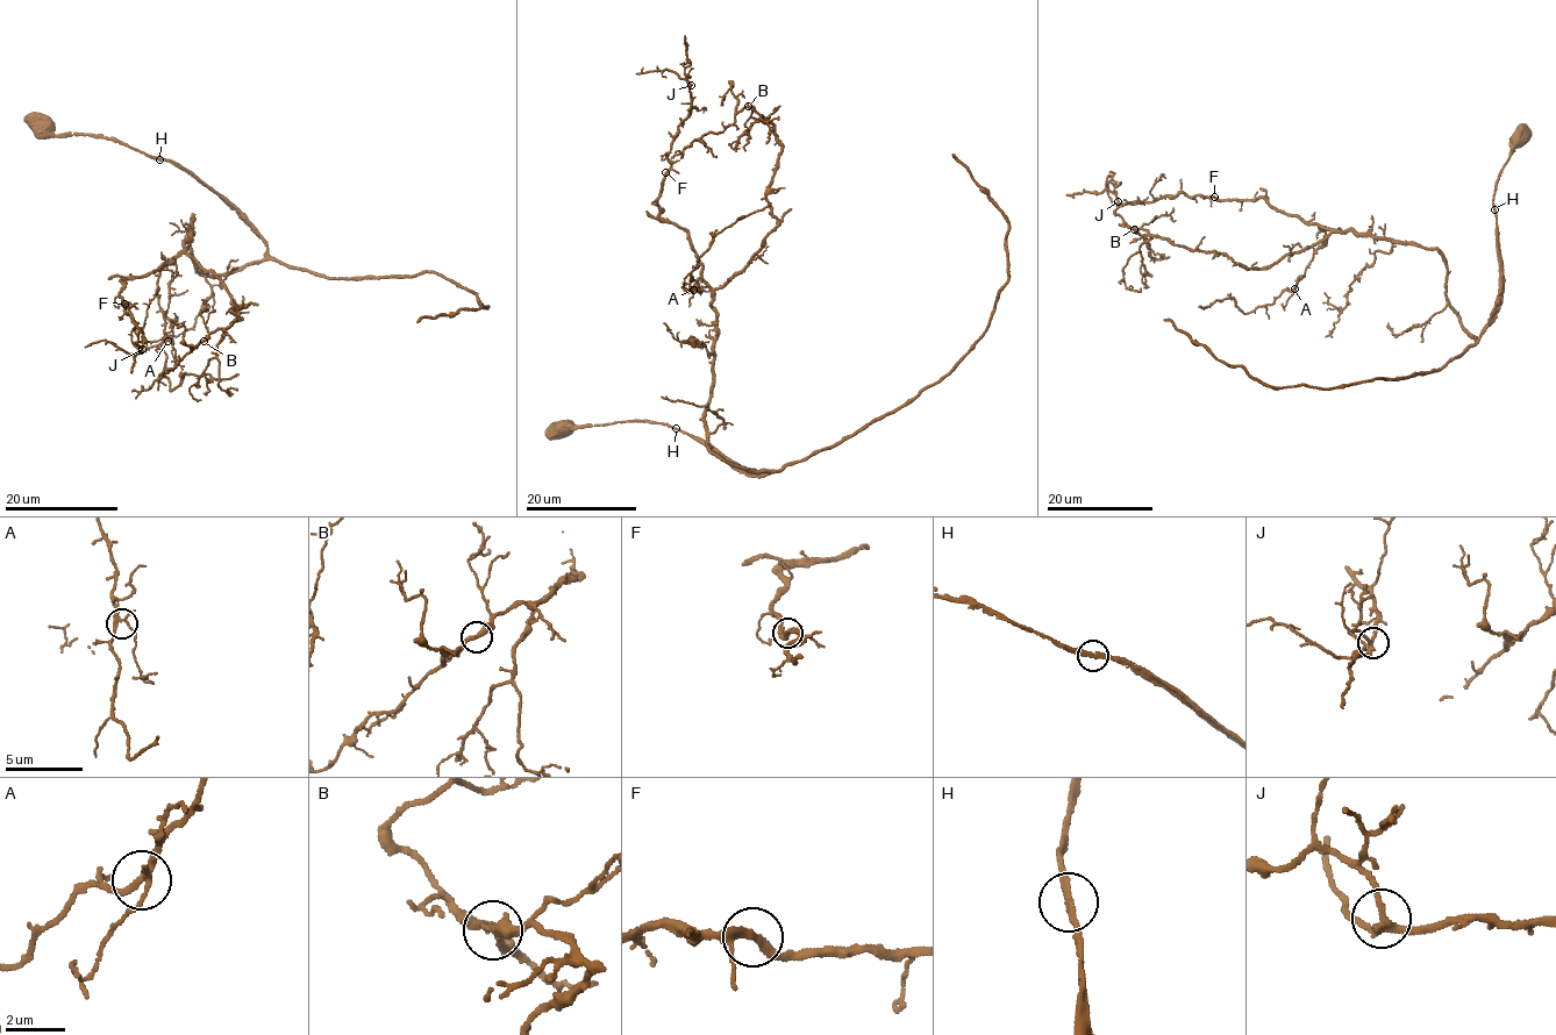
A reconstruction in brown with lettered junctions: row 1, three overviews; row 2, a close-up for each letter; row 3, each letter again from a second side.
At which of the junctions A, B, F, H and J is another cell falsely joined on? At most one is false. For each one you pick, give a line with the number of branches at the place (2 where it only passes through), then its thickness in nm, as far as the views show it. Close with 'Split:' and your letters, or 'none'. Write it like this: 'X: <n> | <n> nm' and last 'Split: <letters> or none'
Split: none

